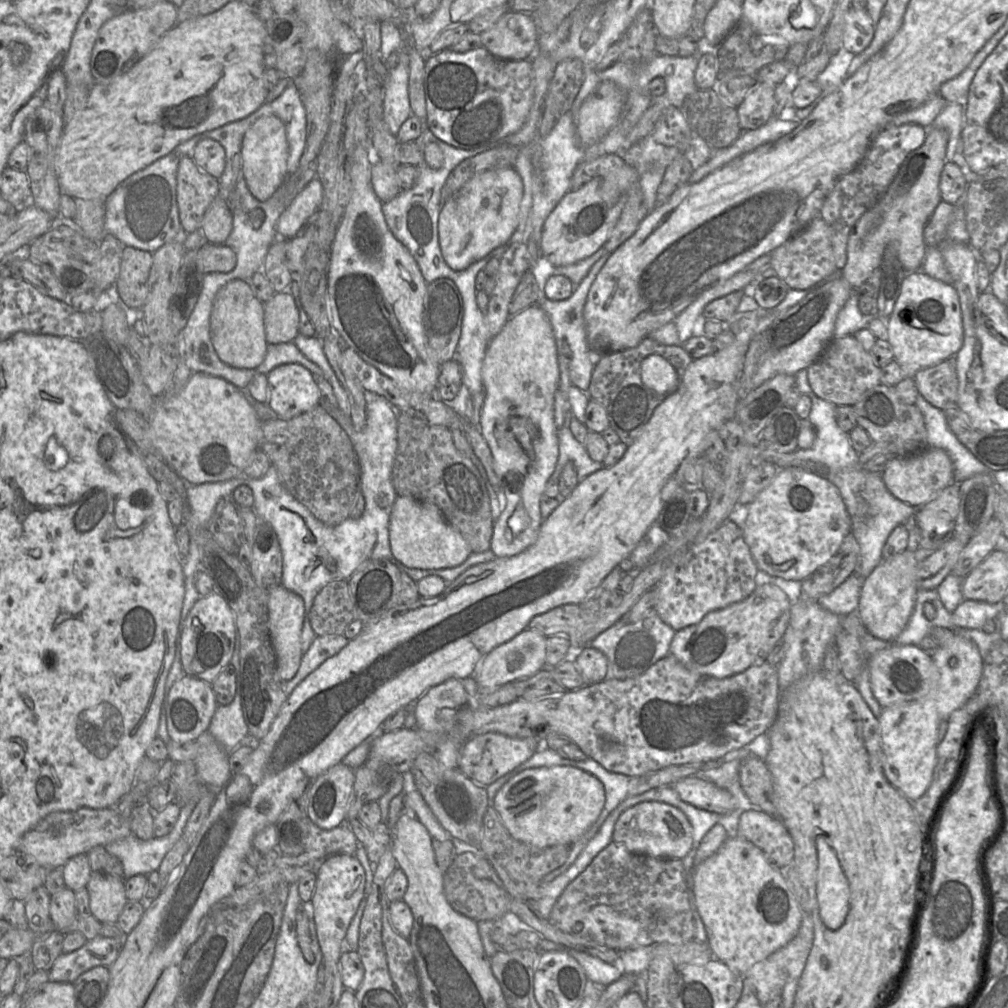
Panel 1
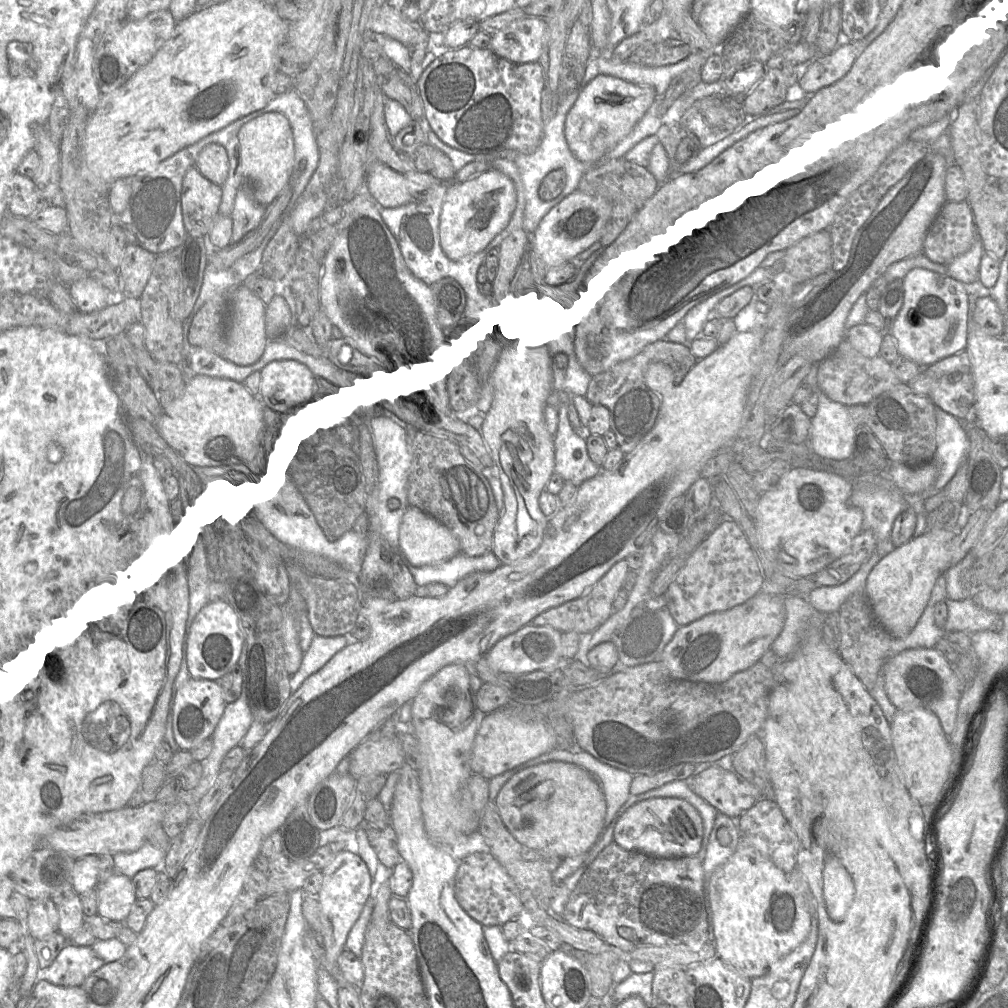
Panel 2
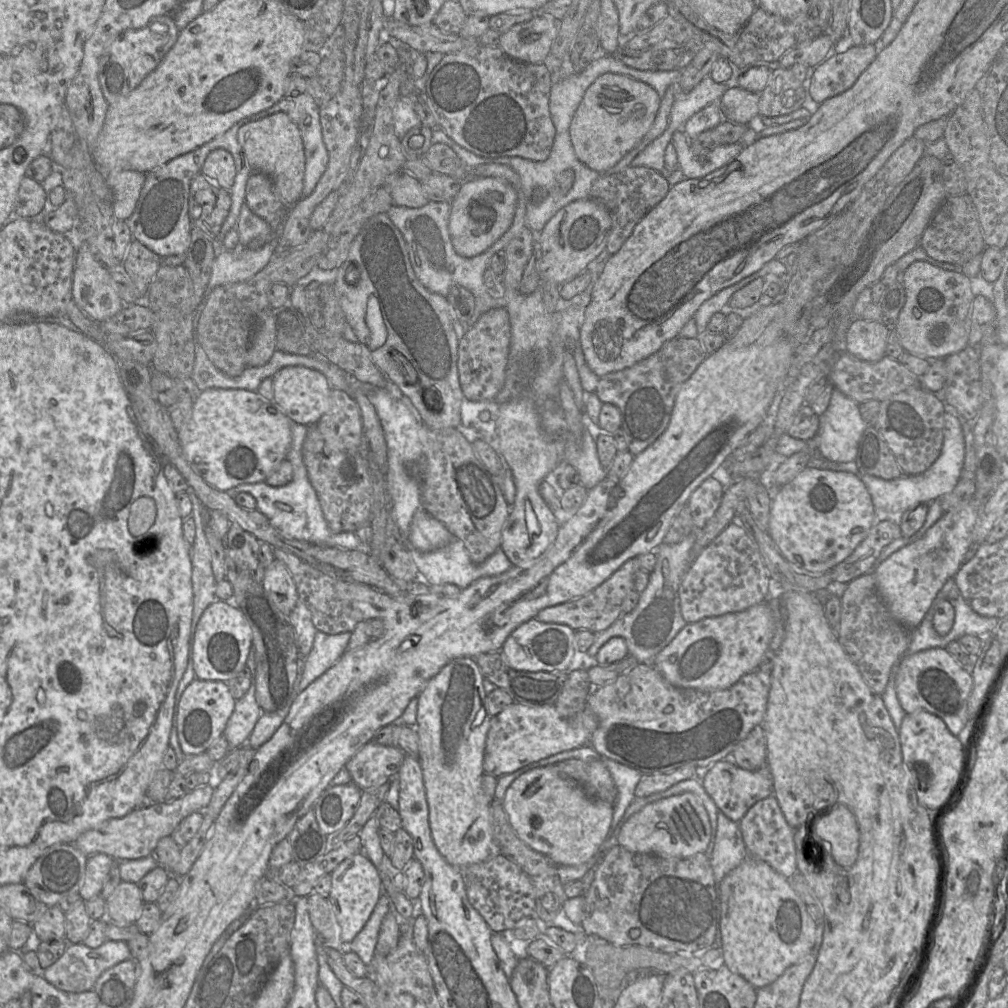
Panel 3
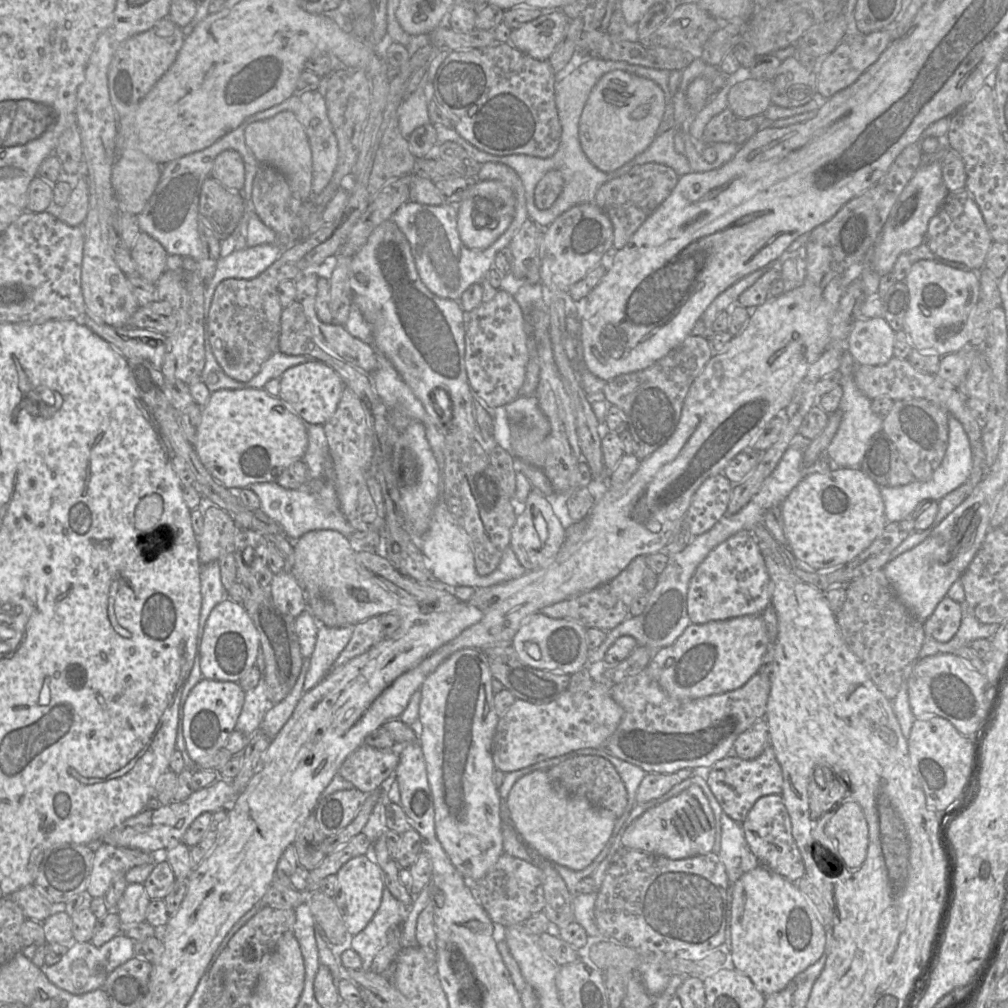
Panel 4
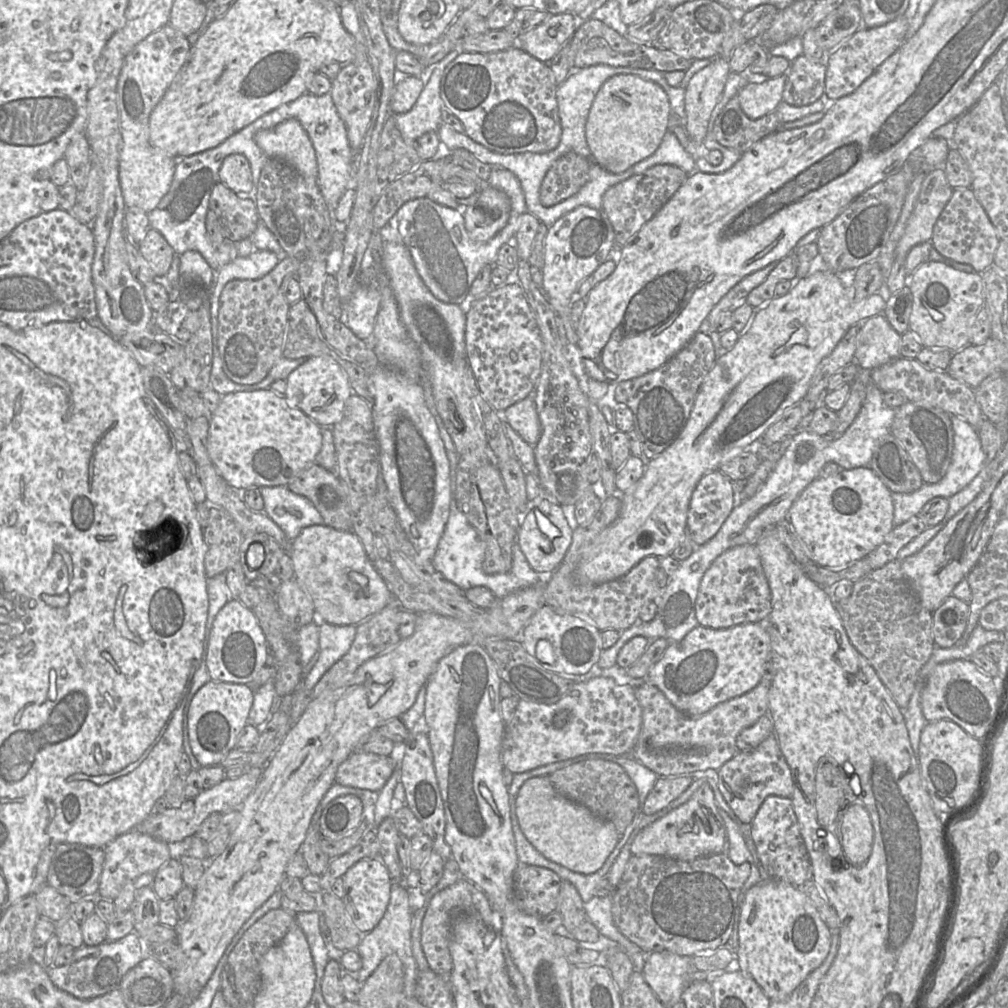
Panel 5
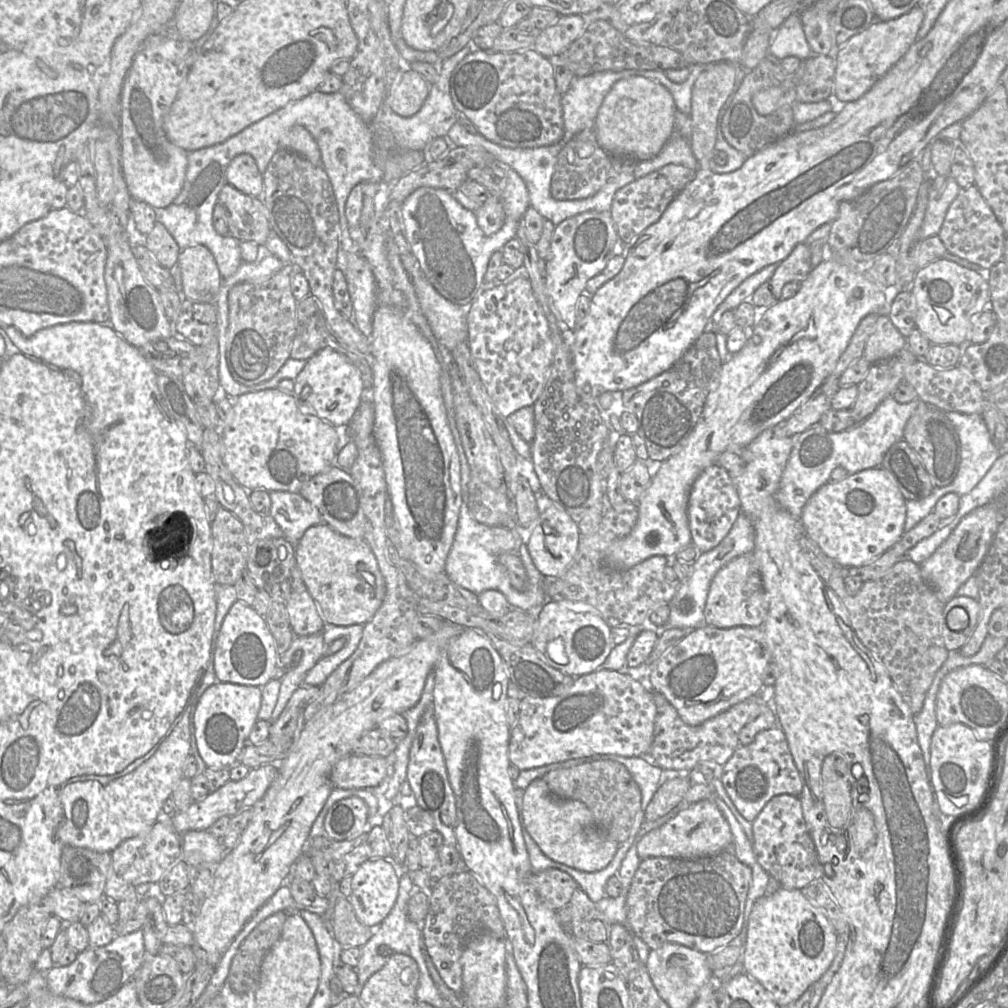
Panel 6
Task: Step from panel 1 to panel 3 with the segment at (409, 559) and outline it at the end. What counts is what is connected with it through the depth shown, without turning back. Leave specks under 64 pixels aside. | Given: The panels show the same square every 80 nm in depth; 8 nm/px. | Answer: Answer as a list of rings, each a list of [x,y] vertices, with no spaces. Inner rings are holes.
[[[424,510],[413,516],[407,544],[422,552],[430,552],[449,544],[454,537],[445,526]]]

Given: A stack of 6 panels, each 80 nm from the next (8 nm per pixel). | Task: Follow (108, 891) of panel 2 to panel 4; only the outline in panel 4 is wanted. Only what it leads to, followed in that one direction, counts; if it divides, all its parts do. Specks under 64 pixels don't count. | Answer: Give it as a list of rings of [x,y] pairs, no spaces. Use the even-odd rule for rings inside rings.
[[[129,883],[116,907],[121,923],[144,922],[150,901],[143,884]]]

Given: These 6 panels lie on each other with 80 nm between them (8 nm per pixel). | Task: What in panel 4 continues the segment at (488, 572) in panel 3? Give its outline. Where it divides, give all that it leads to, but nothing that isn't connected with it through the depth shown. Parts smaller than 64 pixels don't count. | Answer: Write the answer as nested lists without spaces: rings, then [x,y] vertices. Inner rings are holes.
[[[439,501],[433,510],[428,532],[421,537],[412,537],[412,540],[424,555],[426,565],[433,575],[451,587],[486,588],[519,578],[527,572],[511,547],[507,547],[503,551],[498,567],[489,575],[479,575],[475,568],[472,545],[467,533],[448,511],[447,506]]]

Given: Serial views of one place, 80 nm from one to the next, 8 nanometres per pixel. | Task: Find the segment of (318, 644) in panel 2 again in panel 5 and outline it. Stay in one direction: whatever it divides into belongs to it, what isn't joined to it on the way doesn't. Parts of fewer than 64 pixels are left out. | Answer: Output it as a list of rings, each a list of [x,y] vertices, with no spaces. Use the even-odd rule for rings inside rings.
[[[326,622],[320,625],[319,657],[301,686],[312,693],[323,675],[349,651],[355,636],[355,625],[338,626]]]

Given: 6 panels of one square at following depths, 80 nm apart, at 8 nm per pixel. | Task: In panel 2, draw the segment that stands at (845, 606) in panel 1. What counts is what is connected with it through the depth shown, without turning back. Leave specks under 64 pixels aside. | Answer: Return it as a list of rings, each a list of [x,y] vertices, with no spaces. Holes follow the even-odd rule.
[[[875,554],[849,580],[839,586],[817,587],[809,595],[810,604],[820,613],[839,612],[842,604],[852,595],[865,592],[868,576],[888,554]]]

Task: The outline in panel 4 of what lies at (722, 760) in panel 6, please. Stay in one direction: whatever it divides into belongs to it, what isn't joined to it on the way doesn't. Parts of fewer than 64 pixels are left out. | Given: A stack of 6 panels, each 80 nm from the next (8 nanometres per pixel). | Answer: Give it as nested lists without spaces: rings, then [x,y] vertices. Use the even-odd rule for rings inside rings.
[[[643,670],[638,674],[628,677],[620,683],[616,683],[610,688],[611,696],[614,701],[619,704],[623,710],[624,714],[621,719],[620,724],[618,725],[615,732],[607,739],[604,744],[603,749],[612,756],[615,756],[621,760],[624,760],[628,763],[631,763],[635,766],[638,766],[642,770],[644,770],[647,774],[673,774],[682,769],[697,769],[697,768],[711,768],[718,761],[723,760],[724,758],[734,755],[734,743],[738,736],[748,730],[751,726],[753,726],[756,722],[761,719],[765,719],[766,707],[768,702],[768,697],[770,694],[770,682],[769,678],[766,676],[762,676],[759,671],[755,675],[753,675],[746,684],[742,687],[722,693],[715,694],[711,696],[706,696],[698,699],[686,699],[686,698],[677,698],[670,696],[666,693],[659,684],[648,674],[647,670]]]

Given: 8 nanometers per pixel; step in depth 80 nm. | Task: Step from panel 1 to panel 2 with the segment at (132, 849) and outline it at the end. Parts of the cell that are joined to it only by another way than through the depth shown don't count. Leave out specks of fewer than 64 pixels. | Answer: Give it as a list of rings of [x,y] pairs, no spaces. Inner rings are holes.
[[[147,842],[134,852],[120,852],[112,857],[116,871],[131,879],[144,869],[160,870],[165,855],[166,850],[156,848]]]

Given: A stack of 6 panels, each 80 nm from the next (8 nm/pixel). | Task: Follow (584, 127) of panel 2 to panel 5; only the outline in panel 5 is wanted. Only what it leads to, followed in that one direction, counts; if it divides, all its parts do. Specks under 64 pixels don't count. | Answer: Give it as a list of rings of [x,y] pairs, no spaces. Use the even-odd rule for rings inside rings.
[[[630,74],[609,78],[596,94],[585,126],[593,162],[618,174],[651,156],[668,129],[671,106],[668,95],[656,83]]]

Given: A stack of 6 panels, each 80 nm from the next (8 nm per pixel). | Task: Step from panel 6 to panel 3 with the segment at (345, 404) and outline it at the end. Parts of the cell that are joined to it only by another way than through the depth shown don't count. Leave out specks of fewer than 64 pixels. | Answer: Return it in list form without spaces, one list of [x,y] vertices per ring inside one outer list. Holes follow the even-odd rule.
[[[287,366],[273,377],[274,399],[281,411],[293,422],[301,425],[314,425],[331,407],[332,387],[319,371],[304,366]]]

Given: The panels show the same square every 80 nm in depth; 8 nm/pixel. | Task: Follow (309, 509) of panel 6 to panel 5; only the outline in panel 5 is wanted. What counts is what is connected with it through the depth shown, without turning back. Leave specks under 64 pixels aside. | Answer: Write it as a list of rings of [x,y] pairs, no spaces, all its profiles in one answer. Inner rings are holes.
[[[264,486],[258,489],[264,500],[264,513],[282,529],[291,542],[304,528],[324,524],[313,503],[286,486]]]

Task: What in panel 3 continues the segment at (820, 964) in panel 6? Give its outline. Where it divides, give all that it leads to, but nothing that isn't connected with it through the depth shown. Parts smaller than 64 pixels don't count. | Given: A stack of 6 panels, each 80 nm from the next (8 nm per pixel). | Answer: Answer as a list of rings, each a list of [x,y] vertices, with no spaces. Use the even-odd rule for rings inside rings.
[[[749,855],[718,883],[721,952],[730,971],[740,975],[755,989],[774,982],[789,966],[802,959],[814,945],[815,923],[787,879],[769,864]]]

